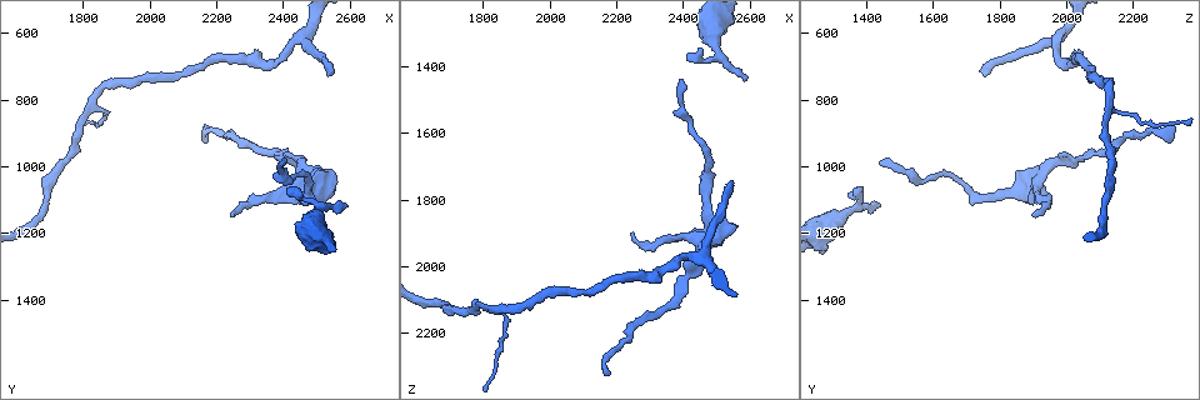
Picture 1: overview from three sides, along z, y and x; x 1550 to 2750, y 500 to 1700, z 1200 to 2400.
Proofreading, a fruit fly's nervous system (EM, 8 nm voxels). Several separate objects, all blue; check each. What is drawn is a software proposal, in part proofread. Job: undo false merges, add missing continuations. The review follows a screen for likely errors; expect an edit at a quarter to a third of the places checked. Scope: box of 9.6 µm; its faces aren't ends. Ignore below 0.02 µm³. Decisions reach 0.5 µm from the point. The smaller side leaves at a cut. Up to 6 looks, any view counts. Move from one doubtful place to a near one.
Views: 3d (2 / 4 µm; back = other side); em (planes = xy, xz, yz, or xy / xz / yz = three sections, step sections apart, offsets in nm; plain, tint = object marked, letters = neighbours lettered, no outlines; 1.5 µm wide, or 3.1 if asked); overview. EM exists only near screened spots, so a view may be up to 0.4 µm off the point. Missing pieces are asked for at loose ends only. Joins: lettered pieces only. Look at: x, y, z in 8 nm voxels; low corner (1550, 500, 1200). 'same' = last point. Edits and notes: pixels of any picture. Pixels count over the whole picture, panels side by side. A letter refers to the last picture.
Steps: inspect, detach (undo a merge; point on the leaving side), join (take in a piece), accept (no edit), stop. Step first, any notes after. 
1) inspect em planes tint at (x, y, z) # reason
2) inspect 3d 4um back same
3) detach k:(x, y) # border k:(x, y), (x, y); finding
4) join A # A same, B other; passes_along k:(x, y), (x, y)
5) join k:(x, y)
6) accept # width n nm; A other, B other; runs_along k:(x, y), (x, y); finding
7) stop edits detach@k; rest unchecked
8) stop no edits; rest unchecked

inspect em planes letters at (2550, 710, 1750) # branch stops here

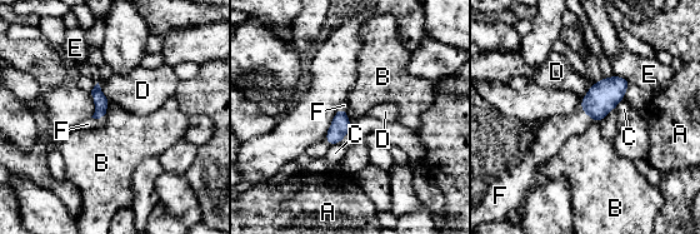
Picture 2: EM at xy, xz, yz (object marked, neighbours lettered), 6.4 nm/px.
join F # A other, B other, C other, D other, E other, F same; passes_along 2:(604, 96), (584, 111), (553, 134); it goes on there

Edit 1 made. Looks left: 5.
inspect overview

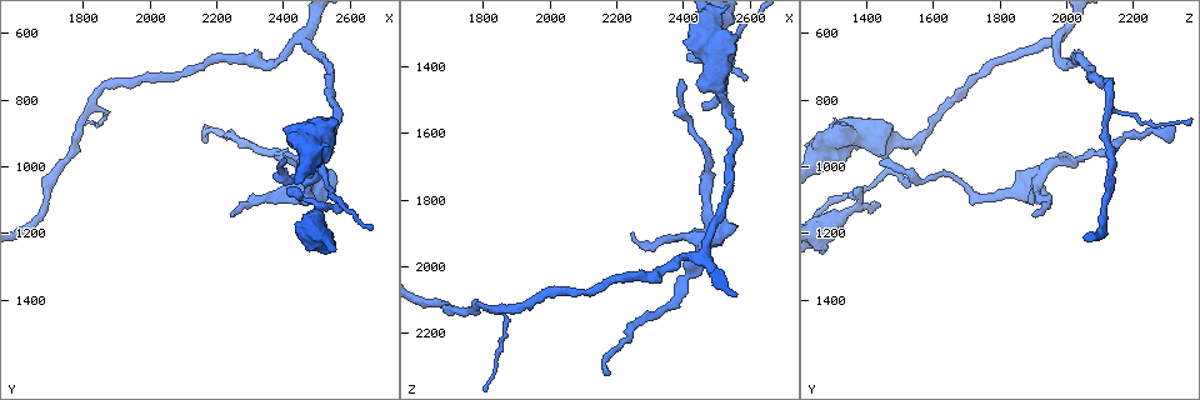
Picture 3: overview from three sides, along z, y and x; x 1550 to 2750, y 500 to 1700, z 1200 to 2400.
inspect 3d 2um at (2240, 1150, 1890) # tapers out

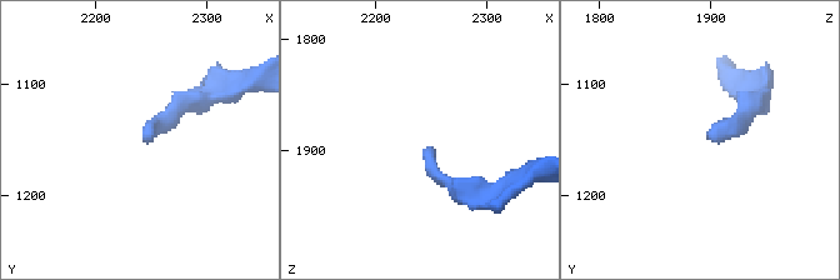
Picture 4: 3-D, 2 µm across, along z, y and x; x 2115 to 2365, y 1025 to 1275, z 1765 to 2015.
inspect em planes letters at (2248, 1150, 1902)

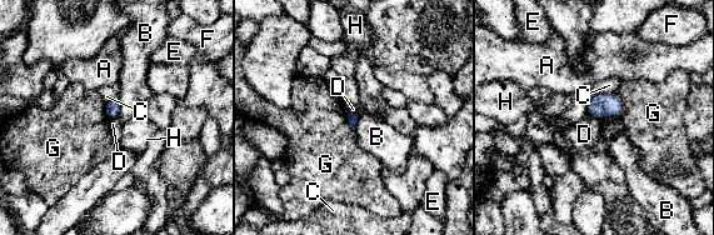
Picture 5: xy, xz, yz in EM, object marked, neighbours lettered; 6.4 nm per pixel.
accept # A other, B other, C other, D other, E other, F other, G other, H other; border 5:(588, 114), (598, 119); no lettered piece goes on from it

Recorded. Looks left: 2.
stop edits join@2; rest unchecked

